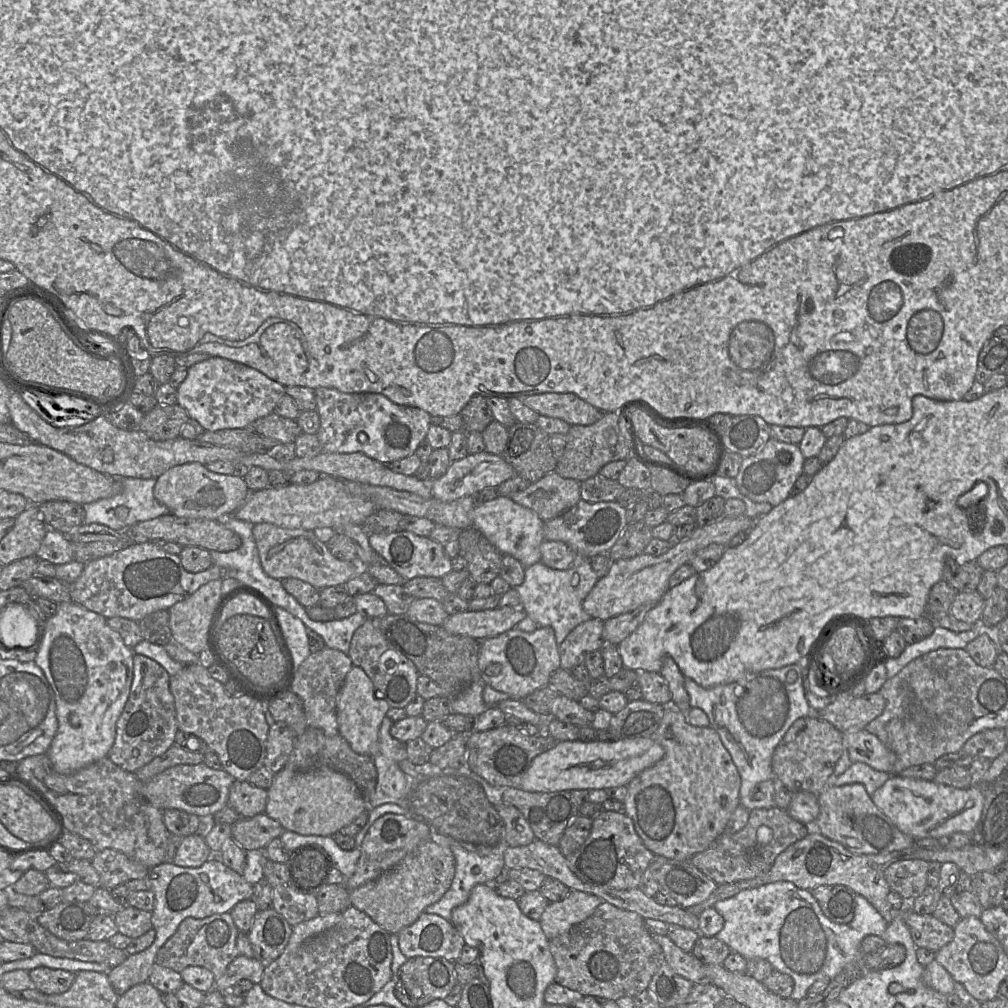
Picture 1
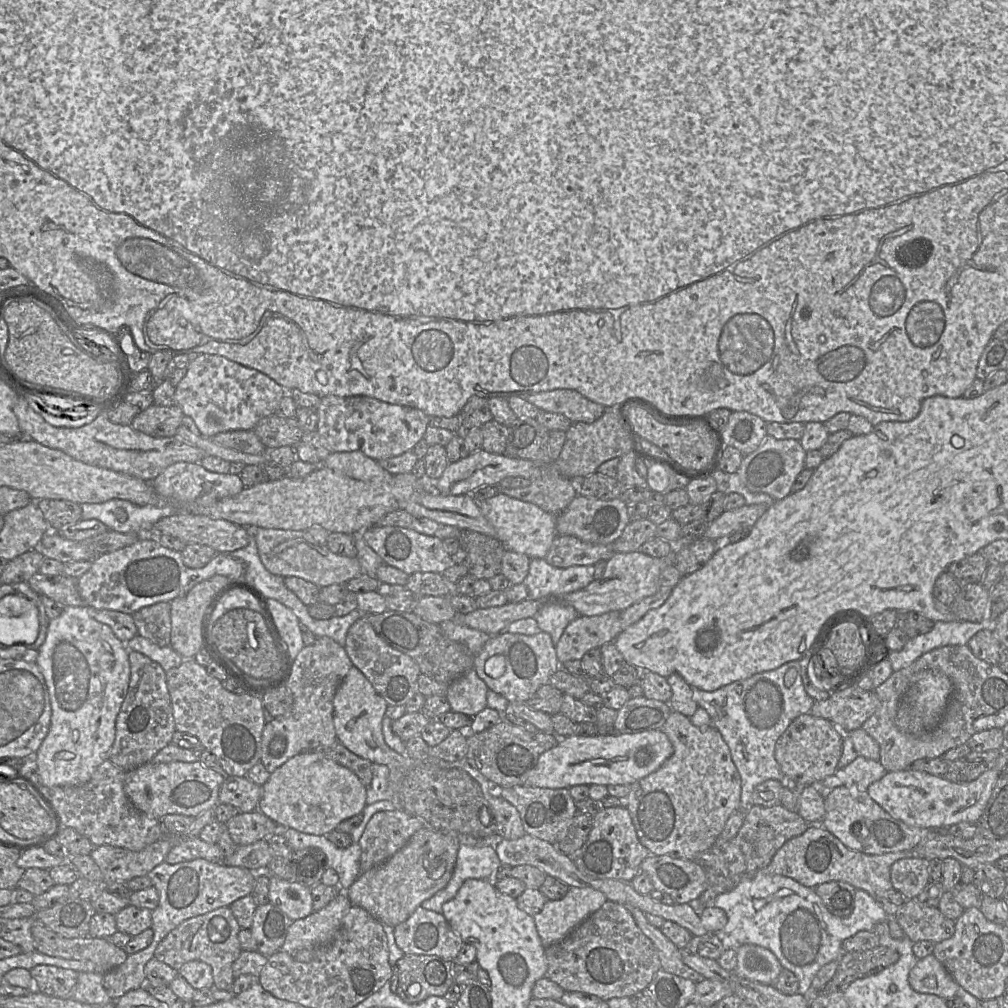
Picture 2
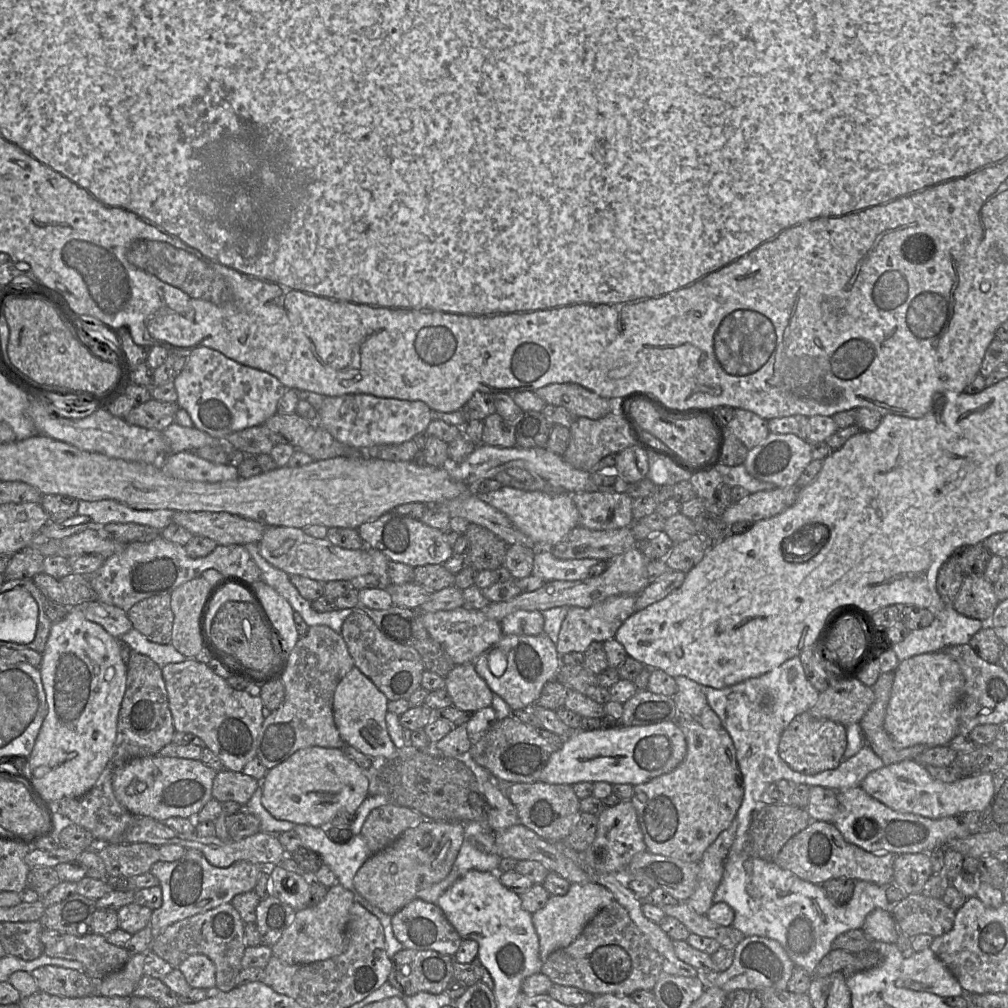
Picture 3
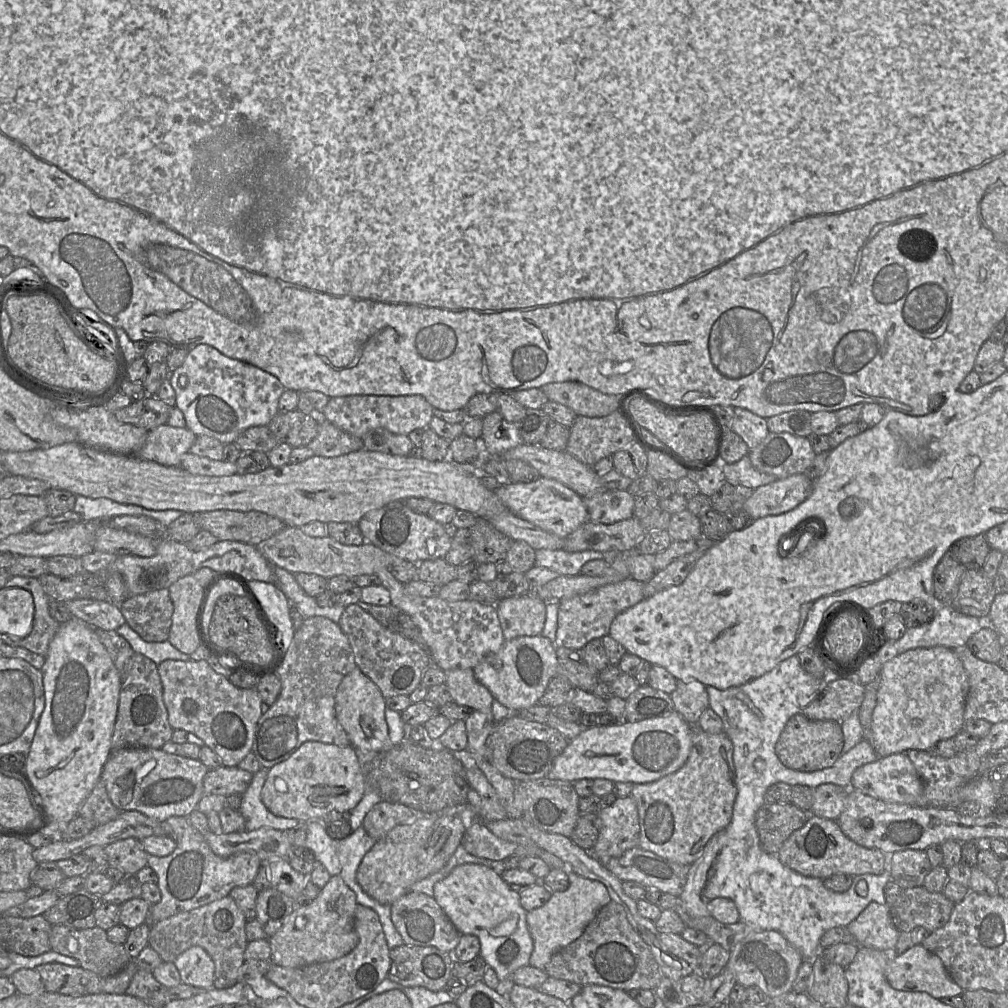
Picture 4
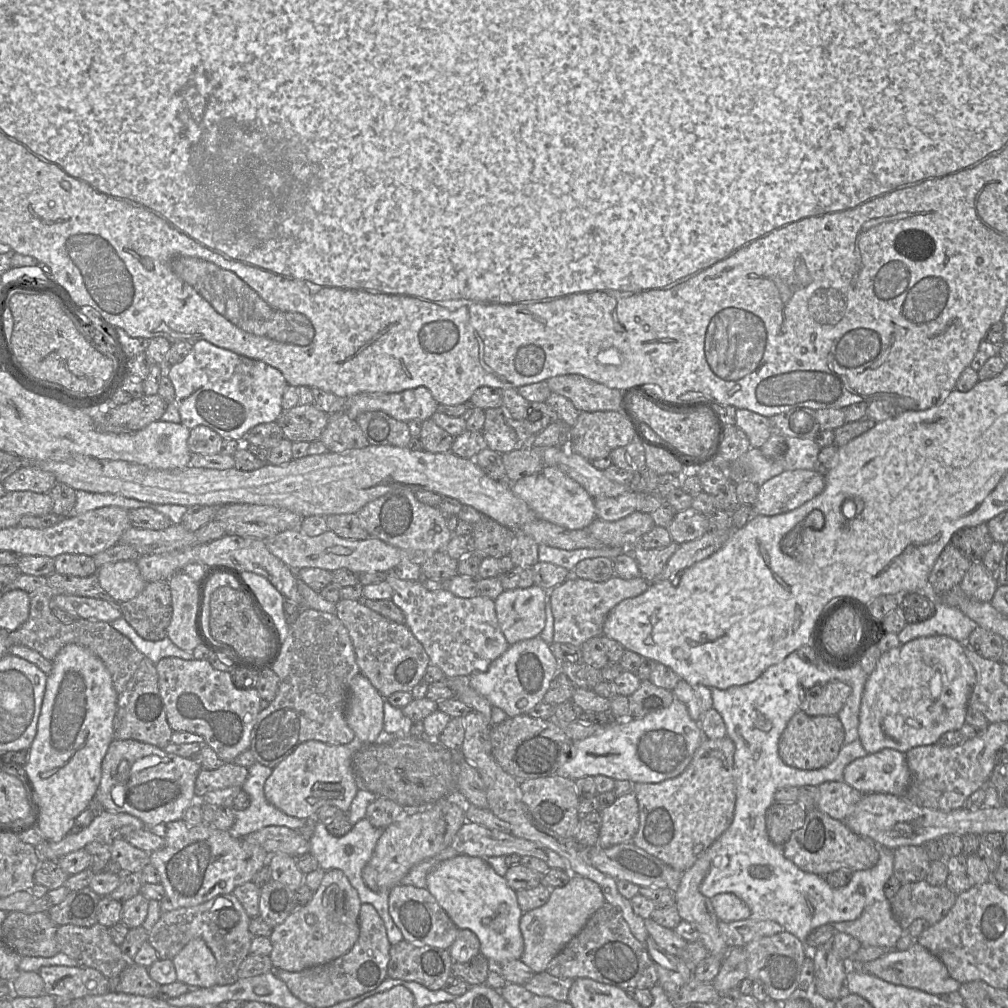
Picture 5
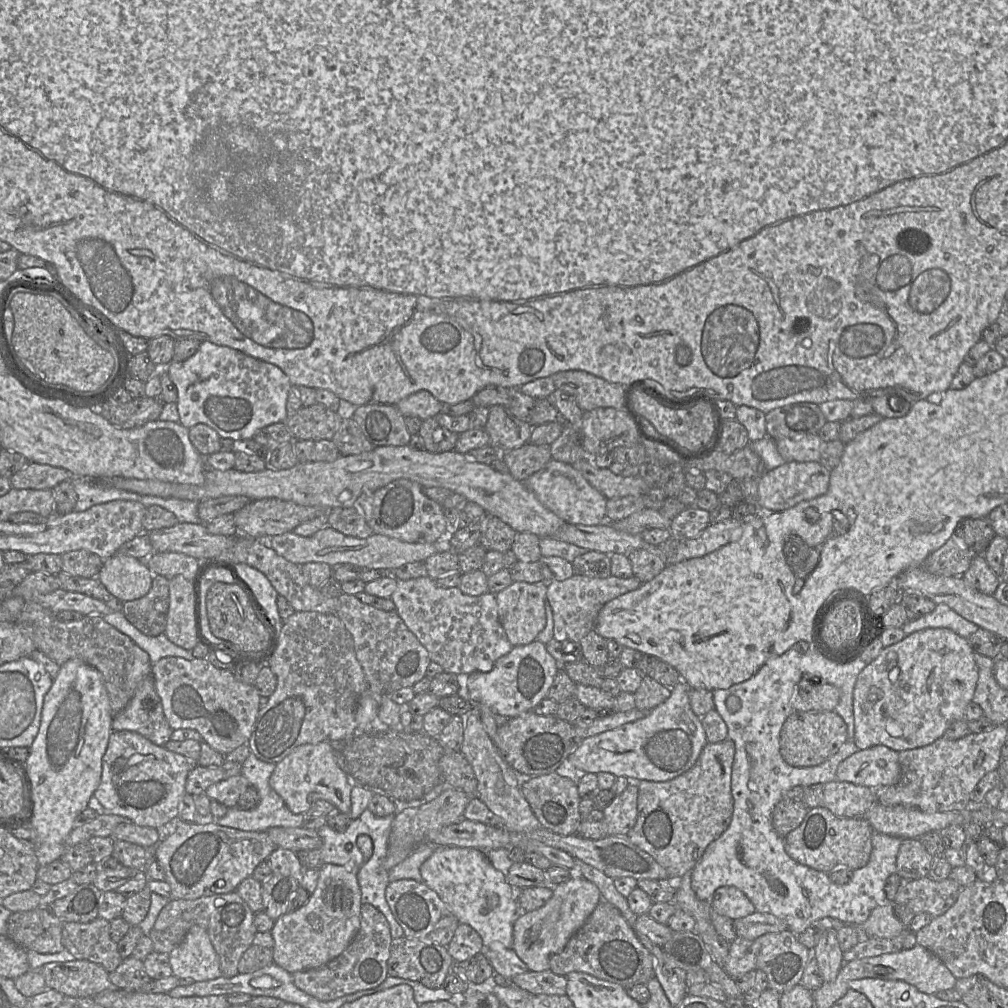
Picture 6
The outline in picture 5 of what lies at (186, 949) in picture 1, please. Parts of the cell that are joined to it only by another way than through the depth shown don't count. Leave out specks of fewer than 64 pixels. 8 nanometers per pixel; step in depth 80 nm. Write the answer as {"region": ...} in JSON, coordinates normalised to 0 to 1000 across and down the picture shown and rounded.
{"region":[[[221,887],[194,899],[160,906],[157,914],[148,924],[147,934],[156,944],[158,951],[171,952],[188,934],[192,931],[201,932],[214,951],[214,976],[227,977],[237,971],[237,959],[248,946],[251,931],[247,924],[248,913],[233,888]]]}

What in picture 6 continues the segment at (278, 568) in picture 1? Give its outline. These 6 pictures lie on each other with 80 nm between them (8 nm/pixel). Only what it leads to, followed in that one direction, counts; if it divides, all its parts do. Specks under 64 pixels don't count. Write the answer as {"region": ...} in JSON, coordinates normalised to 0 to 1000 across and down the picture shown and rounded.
{"region":[[[324,520],[309,532],[301,533],[289,527],[268,533],[265,538],[276,551],[298,562],[307,558],[318,558],[328,563],[349,560],[360,565],[394,564],[407,558],[421,558],[435,547],[444,546],[442,535],[432,539],[408,539],[373,529],[364,534],[354,534],[341,531]]]}

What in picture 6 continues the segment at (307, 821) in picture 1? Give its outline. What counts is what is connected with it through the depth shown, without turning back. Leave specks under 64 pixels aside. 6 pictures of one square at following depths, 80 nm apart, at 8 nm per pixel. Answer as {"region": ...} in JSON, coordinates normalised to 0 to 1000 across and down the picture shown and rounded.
{"region":[[[325,736],[303,738],[292,743],[274,758],[267,778],[292,808],[301,809],[315,794],[325,795],[334,805],[342,809],[347,808],[350,776],[335,760],[334,745]]]}

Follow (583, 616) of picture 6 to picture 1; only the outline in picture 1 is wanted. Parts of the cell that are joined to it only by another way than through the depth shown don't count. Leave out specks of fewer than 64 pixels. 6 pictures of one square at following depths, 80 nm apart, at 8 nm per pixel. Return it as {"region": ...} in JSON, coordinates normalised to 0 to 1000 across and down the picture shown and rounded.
{"region":[[[586,613],[571,621],[554,641],[556,663],[565,666],[579,659],[582,648],[596,645],[600,637],[597,632],[599,616]]]}

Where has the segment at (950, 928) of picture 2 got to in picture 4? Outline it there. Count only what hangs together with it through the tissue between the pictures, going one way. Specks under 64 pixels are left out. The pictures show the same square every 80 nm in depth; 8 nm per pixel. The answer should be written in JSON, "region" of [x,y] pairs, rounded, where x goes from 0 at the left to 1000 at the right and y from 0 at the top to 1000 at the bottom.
{"region":[[[917,879],[896,882],[894,888],[883,897],[885,914],[893,925],[904,925],[909,920],[916,920],[923,925],[934,921],[942,912],[947,896],[935,885],[923,885]]]}

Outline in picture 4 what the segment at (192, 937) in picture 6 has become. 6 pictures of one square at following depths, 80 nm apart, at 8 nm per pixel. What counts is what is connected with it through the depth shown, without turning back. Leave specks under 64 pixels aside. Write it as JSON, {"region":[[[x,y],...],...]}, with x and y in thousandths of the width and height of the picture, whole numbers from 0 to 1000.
{"region":[[[191,938],[172,954],[182,976],[194,980],[212,979],[213,957],[208,947],[198,938]]]}

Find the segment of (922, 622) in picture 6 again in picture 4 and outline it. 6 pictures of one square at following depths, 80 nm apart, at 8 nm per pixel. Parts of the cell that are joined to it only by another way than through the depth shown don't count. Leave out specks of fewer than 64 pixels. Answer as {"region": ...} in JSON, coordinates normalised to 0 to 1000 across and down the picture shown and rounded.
{"region":[[[931,600],[921,618],[900,623],[897,630],[887,637],[891,648],[908,643],[936,641],[946,644],[959,638],[962,631],[973,625],[978,614],[956,610],[942,600]]]}

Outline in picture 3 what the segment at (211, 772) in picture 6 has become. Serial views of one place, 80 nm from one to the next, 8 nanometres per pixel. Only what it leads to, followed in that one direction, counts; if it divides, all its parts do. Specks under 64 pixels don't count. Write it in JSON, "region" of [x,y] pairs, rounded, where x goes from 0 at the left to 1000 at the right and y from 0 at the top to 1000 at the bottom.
{"region":[[[220,763],[211,774],[210,791],[219,797],[232,795],[241,801],[256,782],[257,776],[240,766]]]}

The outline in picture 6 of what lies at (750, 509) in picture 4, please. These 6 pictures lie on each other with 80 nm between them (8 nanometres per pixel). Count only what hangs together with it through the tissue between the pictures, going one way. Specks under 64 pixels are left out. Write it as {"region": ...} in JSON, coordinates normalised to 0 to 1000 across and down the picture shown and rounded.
{"region":[[[780,458],[760,467],[752,475],[752,502],[756,508],[774,508],[788,503],[796,497],[818,490],[822,484],[824,466],[813,458]]]}

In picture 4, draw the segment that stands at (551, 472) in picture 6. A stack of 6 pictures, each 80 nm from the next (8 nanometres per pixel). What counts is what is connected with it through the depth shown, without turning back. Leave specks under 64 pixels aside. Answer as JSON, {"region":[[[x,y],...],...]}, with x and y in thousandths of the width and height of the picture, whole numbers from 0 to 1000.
{"region":[[[536,472],[524,479],[499,479],[492,490],[500,502],[514,513],[538,526],[562,535],[565,530],[584,517],[579,494],[560,480]]]}

